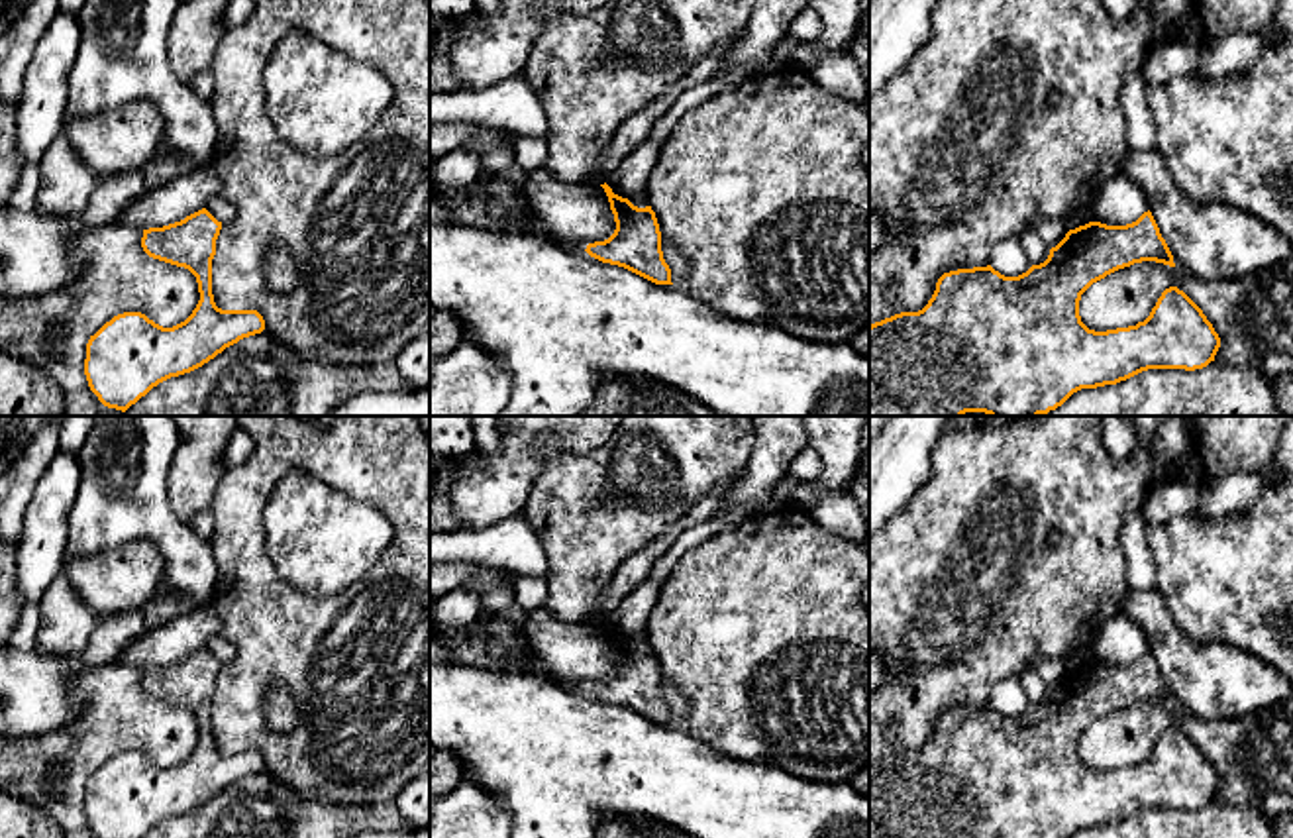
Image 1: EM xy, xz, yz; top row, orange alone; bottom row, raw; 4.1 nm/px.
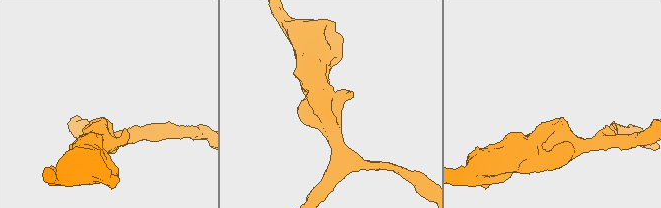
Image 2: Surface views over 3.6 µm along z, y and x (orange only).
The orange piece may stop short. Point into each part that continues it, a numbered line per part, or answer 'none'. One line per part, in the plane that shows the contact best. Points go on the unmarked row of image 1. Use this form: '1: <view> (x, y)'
none

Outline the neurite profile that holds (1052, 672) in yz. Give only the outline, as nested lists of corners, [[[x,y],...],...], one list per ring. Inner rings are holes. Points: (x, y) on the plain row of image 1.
[[[1048,659],[1032,661],[1030,669],[1036,671],[1050,687],[1056,687],[1067,673],[1063,661],[1048,661]]]

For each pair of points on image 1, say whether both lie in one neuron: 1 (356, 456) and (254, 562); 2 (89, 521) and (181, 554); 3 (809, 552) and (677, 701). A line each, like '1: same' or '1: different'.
1: same
2: same
3: different

